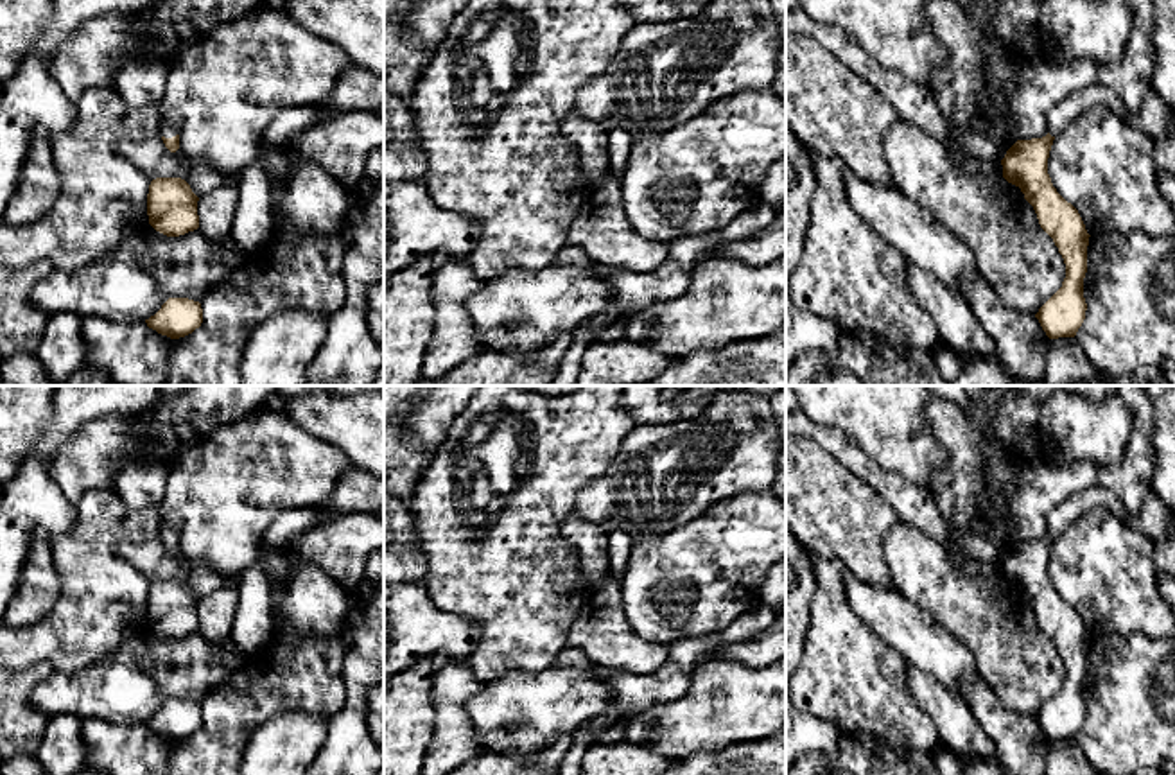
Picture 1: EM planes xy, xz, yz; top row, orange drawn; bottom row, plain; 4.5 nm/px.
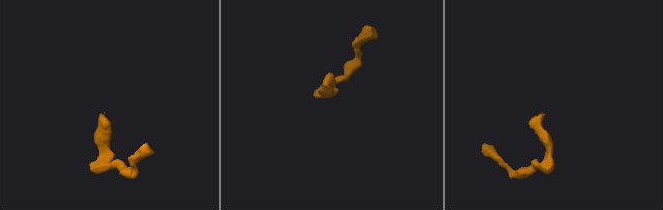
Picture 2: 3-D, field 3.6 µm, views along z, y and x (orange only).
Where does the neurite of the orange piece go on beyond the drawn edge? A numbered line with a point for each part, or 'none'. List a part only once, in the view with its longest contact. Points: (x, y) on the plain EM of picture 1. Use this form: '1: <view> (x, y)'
1: xy (140, 478)

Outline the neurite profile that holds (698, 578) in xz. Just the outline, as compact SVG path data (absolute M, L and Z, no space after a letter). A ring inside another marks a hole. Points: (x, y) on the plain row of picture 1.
M771 490L741 492L662 536L635 540L619 581L622 610L657 644L716 633L761 605L764 579L784 558L786 504Z

